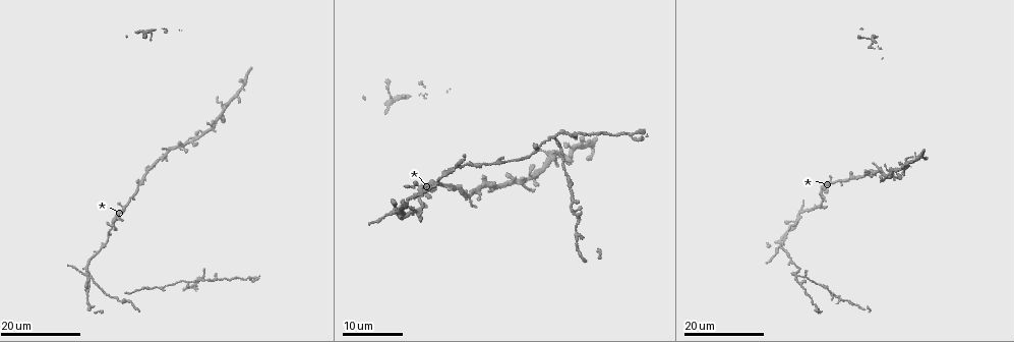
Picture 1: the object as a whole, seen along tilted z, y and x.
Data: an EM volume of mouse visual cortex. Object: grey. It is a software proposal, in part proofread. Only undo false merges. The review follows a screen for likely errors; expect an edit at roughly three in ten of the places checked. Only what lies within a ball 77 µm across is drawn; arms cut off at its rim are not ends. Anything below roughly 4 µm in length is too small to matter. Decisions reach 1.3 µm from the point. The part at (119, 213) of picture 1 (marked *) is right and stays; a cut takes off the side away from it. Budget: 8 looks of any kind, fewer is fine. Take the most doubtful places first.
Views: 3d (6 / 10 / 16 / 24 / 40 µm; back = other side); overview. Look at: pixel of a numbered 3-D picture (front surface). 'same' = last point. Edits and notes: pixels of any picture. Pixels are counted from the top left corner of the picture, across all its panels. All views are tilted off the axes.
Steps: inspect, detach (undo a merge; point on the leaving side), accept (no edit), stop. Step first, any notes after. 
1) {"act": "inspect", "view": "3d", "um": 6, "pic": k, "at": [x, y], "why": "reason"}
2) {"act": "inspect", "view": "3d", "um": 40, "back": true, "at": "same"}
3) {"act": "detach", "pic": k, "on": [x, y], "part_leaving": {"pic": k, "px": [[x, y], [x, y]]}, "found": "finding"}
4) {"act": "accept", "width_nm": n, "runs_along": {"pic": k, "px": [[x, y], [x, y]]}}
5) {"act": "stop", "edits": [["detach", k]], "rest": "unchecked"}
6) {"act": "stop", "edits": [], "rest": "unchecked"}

{"act": "inspect", "view": "3d", "um": 24, "pic": 1, "at": [554, 136], "why": "three arms meet"}

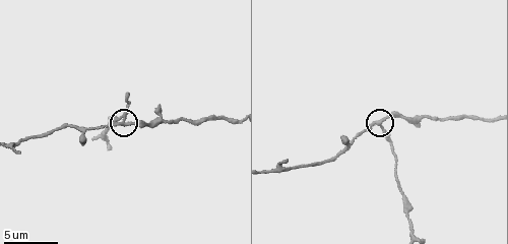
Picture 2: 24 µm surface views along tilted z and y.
{"act": "inspect", "view": "3d", "um": 10, "pic": 2, "at": [380, 123], "why": "zoom in"}

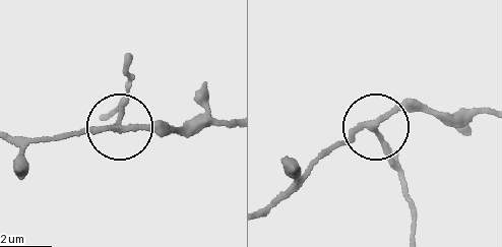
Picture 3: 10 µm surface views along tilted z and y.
{"act": "detach", "pic": 3, "on": [389, 157], "side_arm_um": 19, "part_leaving": {"pic": 3, "px": [[374, 130], [413, 212], [414, 237]]}, "found": "a second neuron is stuck on"}

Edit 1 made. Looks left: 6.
{"act": "inspect", "view": "overview"}

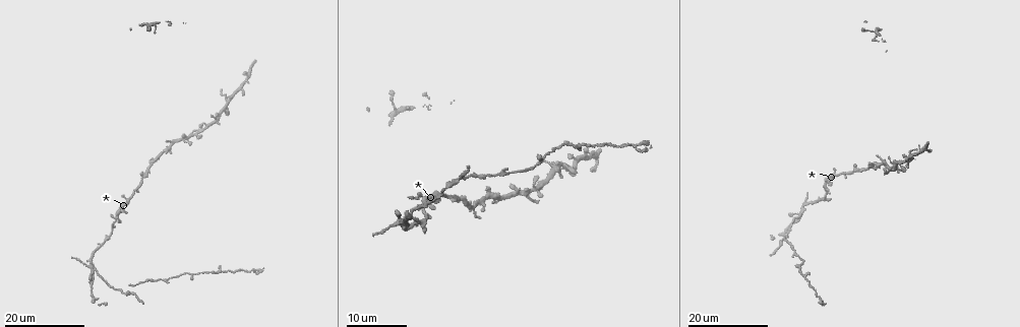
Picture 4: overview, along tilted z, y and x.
{"act": "inspect", "view": "3d", "um": 16, "pic": 4, "at": [226, 101], "why": "looks like a crossing"}

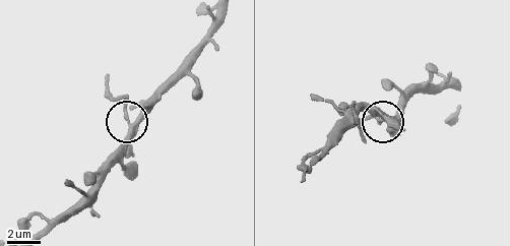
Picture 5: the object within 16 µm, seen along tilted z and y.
{"act": "inspect", "view": "3d", "um": 6, "pic": 5, "at": [136, 125]}

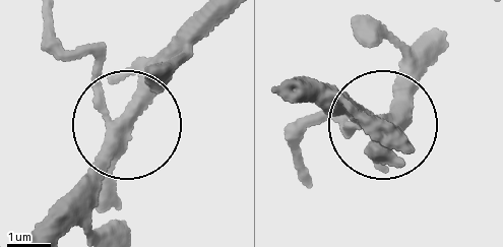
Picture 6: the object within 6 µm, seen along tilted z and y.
{"act": "accept", "width_nm": 330, "runs_along": {"pic": 6, "px": [[62, 228], [88, 209], [139, 94], [212, 15]]}, "found": "continuous, no second neuron"}

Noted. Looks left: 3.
{"act": "inspect", "view": "3d", "um": 24, "pic": 4, "at": [208, 127]}

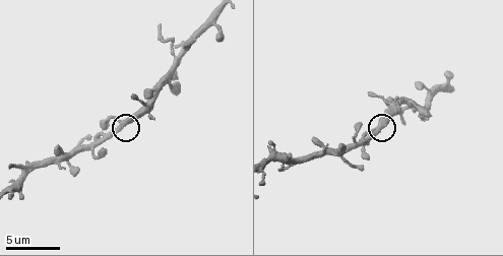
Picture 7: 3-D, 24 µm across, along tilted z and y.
{"act": "inspect", "view": "3d", "um": 6, "pic": 7, "at": [381, 129], "why": "closer look"}

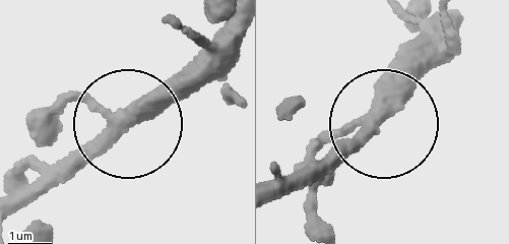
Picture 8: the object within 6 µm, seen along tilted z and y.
{"act": "accept", "arms": 3, "runs_along": {"pic": 8, "px": [[16, 210], [226, 49]]}, "found": "all the same neuron"}

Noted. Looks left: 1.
{"act": "inspect", "view": "3d", "um": 10, "pic": 7, "at": [276, 160], "why": "three-way junction"}

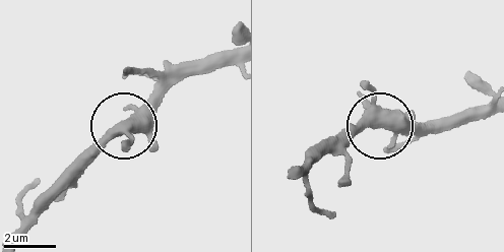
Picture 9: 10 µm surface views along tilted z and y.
{"act": "accept", "arms": 3, "runs_along": {"pic": 9, "px": [[306, 166], [364, 129], [436, 130]]}, "found": "all the same neuron"}

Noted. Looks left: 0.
{"act": "stop", "edits": [["detach", 3]], "rest": "unchecked"}

